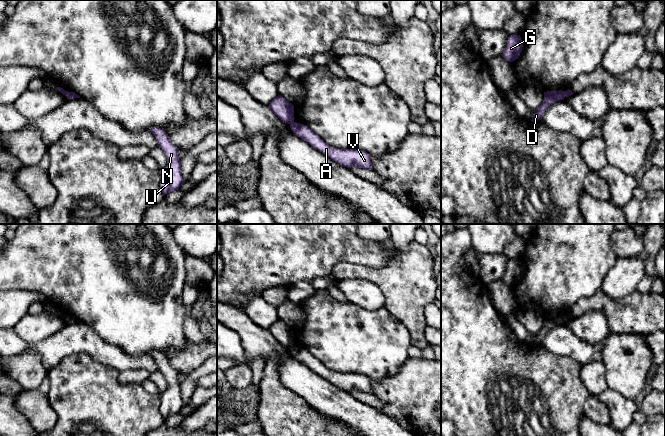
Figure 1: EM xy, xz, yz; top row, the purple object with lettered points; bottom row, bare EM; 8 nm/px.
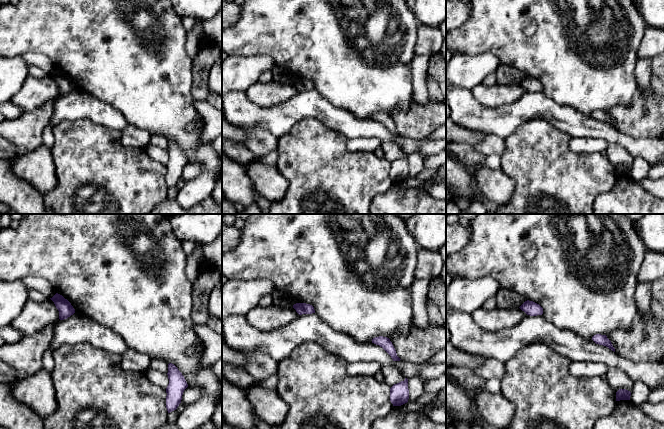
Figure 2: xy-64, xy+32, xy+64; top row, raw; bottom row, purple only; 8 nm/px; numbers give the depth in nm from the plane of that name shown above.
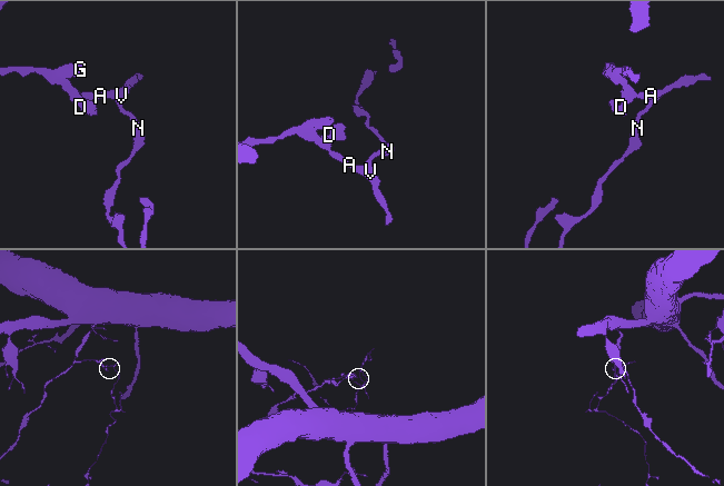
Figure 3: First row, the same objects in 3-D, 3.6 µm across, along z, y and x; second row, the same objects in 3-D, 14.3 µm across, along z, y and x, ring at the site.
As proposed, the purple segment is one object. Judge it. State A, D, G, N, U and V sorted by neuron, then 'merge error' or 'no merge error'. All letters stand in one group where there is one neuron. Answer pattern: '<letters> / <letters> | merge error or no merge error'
A N U V / D G | merge error

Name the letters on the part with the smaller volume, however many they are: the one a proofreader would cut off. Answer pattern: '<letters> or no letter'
A, N, U, V

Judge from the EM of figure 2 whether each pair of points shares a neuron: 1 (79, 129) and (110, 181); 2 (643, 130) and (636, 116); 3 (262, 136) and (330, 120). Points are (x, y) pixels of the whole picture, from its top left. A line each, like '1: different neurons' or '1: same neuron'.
1: same neuron
2: same neuron
3: different neurons

